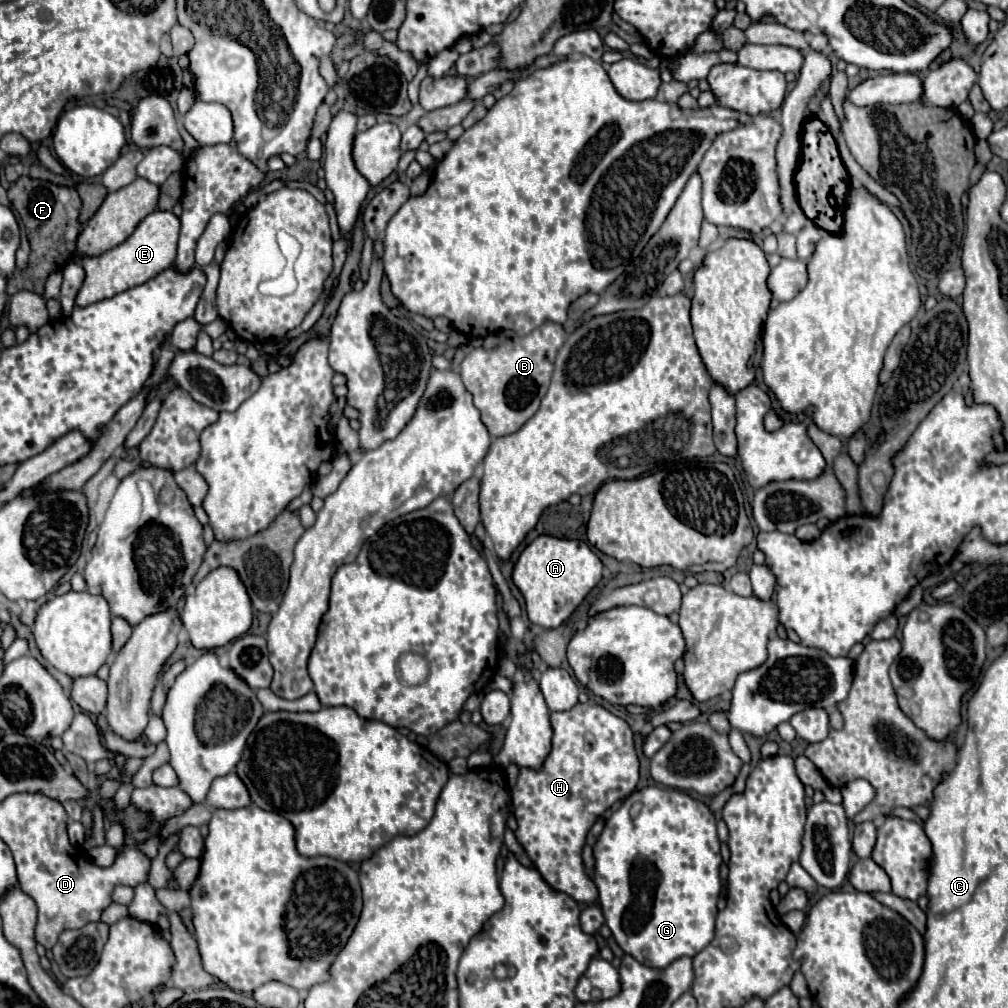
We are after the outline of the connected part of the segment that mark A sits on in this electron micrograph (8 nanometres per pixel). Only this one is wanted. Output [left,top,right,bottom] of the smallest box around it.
[512,536,602,628]

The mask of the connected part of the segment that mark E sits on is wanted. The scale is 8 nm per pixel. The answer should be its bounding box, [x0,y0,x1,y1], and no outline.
[76,210,180,306]

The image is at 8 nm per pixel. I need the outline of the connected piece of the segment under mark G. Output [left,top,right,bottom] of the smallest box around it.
[594,786,720,968]

